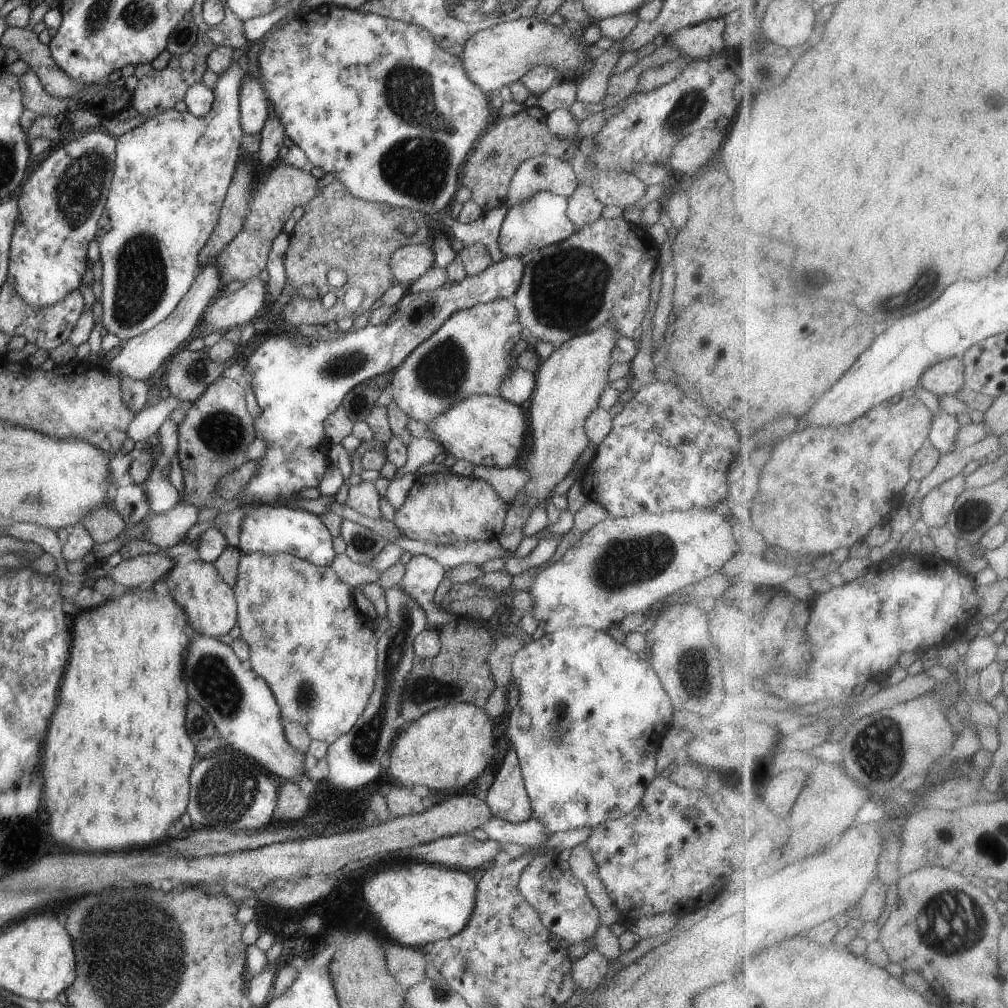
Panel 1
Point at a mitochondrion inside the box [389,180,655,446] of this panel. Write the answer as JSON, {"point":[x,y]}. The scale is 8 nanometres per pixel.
{"point":[567,287]}

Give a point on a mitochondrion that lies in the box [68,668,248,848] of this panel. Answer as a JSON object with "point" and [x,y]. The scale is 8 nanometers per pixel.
{"point":[201,722]}

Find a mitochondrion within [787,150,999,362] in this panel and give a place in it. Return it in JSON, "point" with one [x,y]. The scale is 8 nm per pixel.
{"point":[928,279]}

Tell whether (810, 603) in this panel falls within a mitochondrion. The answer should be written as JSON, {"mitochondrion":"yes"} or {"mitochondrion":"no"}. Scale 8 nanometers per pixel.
{"mitochondrion":"no"}

